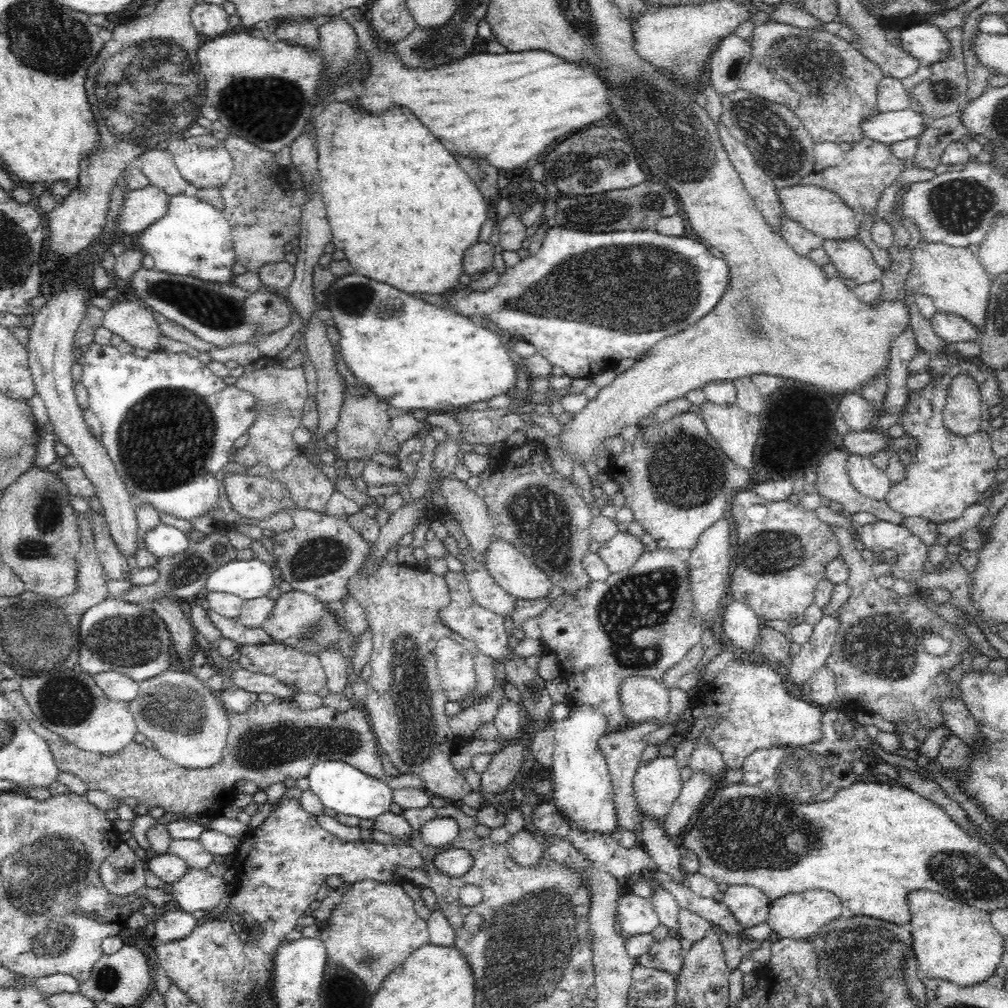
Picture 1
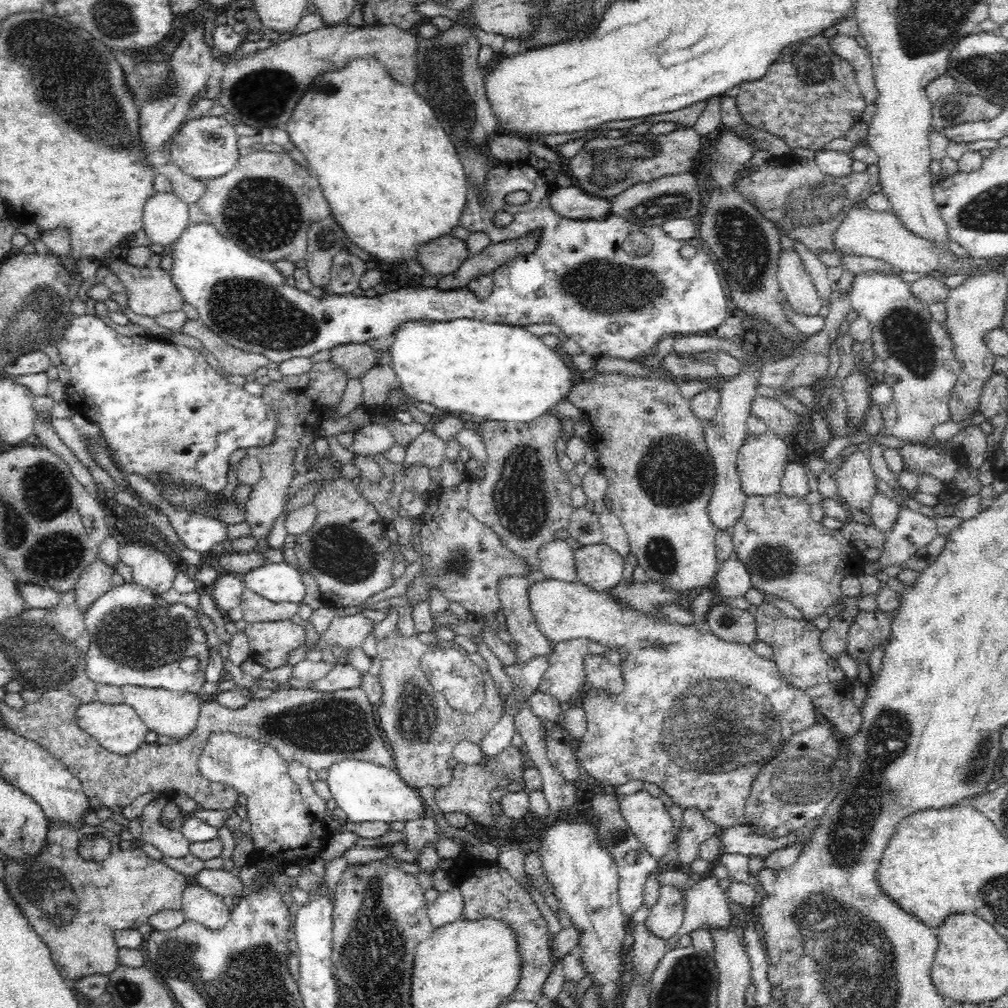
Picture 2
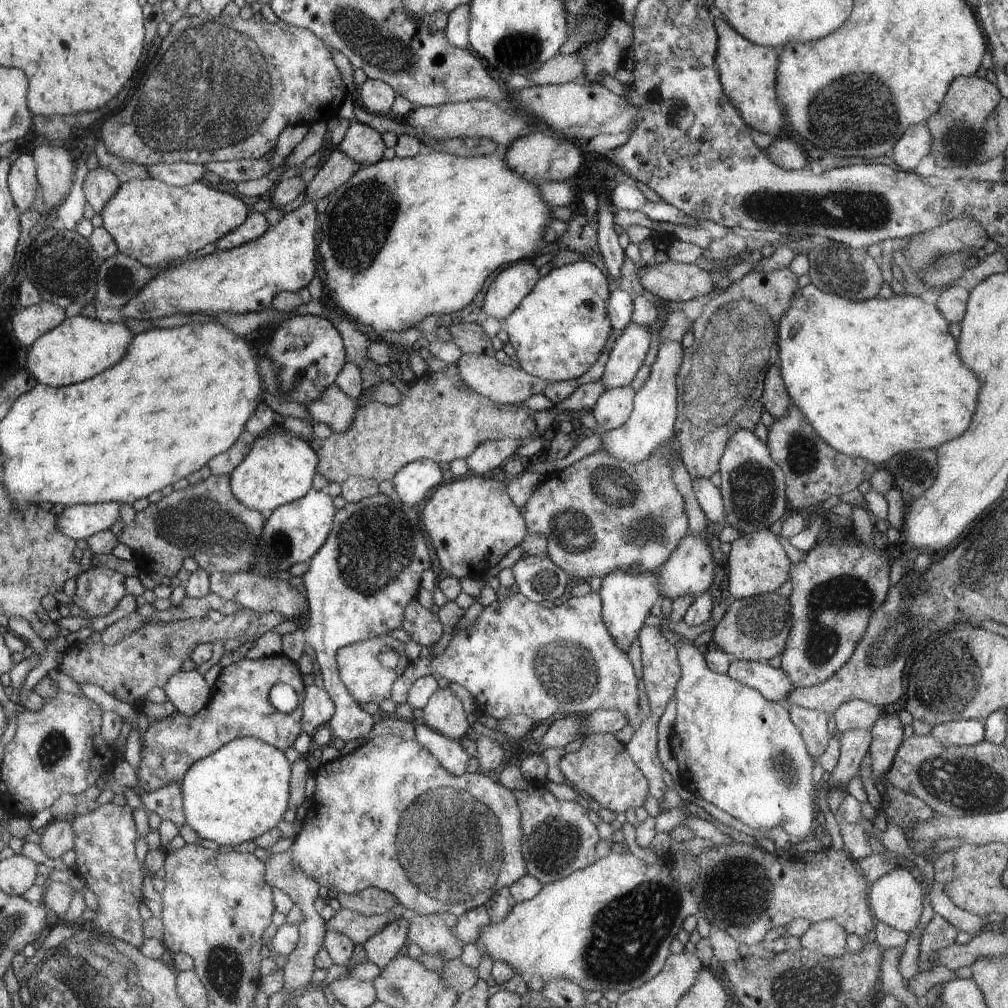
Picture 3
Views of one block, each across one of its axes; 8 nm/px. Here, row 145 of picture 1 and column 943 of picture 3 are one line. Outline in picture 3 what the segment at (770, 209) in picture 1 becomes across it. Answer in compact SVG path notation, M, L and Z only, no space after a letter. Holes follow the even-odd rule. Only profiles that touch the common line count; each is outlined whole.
M955 720L933 726L930 734L940 746L974 746L984 741L984 723L981 720Z

